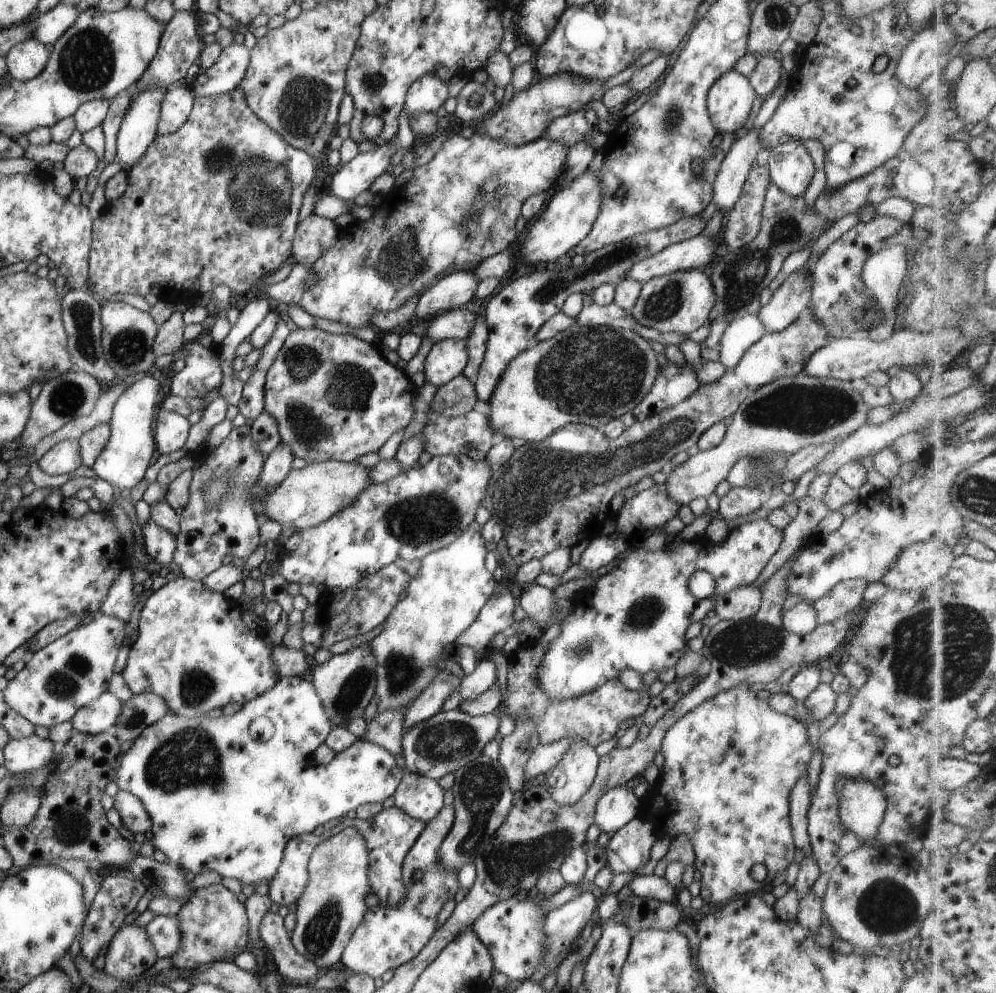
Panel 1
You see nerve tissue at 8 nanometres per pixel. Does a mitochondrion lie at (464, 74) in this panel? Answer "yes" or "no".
no

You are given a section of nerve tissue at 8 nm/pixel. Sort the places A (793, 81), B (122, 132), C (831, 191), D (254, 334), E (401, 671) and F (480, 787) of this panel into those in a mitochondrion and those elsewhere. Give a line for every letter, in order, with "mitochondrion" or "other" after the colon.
A: other
B: other
C: other
D: other
E: mitochondrion
F: mitochondrion

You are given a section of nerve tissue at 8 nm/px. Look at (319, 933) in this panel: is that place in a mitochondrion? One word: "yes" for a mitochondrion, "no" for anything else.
yes

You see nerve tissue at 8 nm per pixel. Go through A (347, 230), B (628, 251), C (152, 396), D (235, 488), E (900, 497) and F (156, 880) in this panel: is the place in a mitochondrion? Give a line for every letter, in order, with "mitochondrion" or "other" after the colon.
A: other
B: mitochondrion
C: other
D: mitochondrion
E: other
F: mitochondrion

